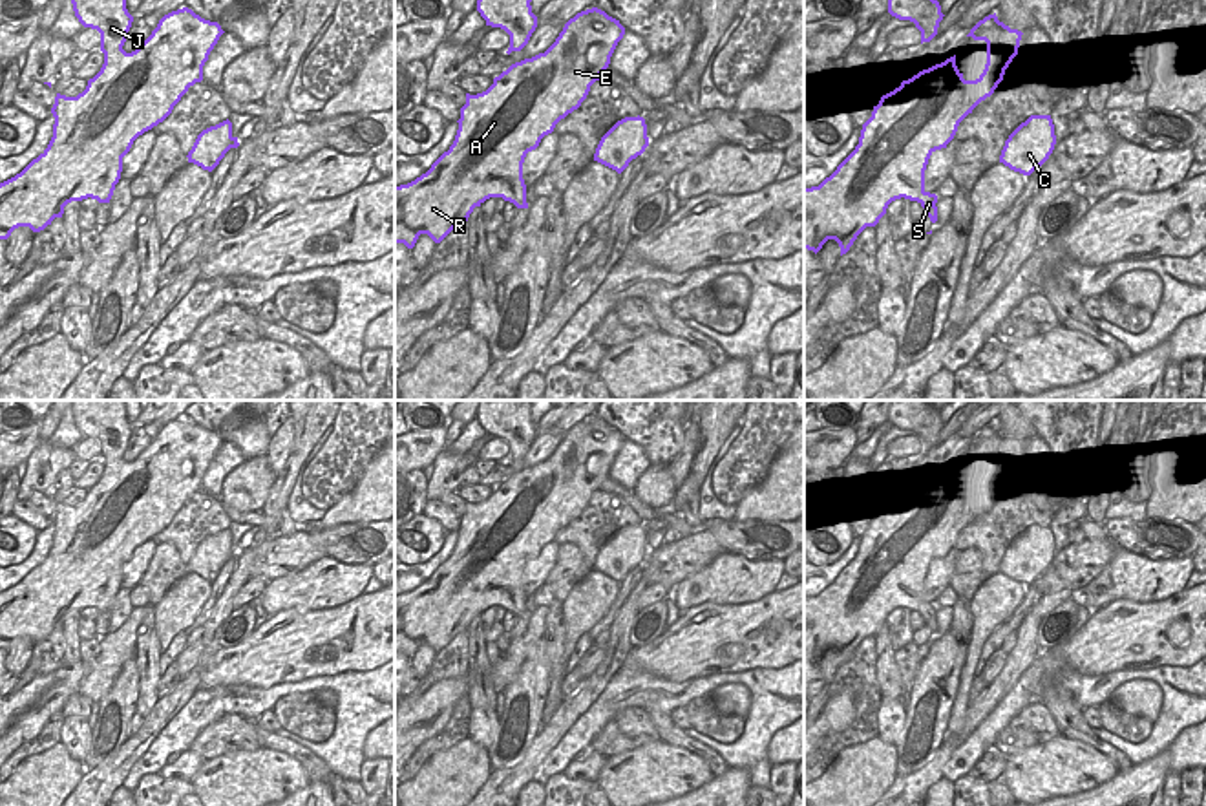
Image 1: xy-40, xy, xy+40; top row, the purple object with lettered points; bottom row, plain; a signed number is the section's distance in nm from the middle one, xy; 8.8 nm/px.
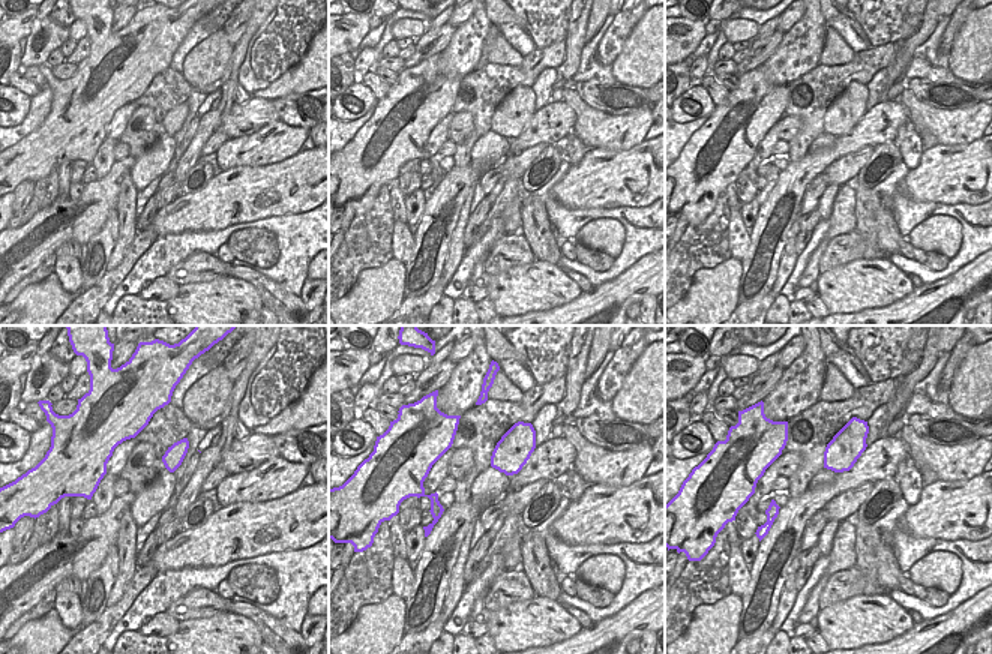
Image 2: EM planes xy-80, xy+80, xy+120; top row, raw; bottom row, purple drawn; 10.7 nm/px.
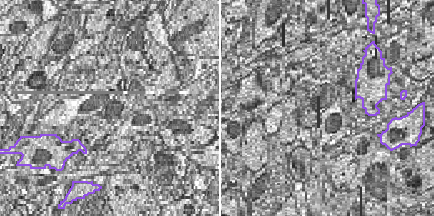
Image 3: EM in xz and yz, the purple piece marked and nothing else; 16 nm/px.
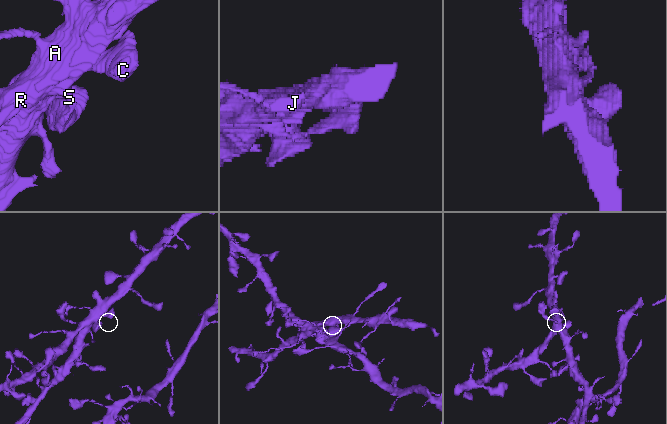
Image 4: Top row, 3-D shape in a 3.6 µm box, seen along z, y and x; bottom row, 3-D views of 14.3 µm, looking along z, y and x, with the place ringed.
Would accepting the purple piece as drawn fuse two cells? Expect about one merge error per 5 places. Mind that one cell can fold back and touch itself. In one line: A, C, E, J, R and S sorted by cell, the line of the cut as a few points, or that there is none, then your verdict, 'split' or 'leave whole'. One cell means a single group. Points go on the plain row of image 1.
groups A C E J R S; cut none; leave whole

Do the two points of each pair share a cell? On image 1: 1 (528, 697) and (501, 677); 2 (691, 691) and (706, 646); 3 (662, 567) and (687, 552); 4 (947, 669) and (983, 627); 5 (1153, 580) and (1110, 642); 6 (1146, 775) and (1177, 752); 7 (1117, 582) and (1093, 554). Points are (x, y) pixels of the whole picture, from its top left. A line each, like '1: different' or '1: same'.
1: different
2: different
3: same
4: different
5: different
6: same
7: different

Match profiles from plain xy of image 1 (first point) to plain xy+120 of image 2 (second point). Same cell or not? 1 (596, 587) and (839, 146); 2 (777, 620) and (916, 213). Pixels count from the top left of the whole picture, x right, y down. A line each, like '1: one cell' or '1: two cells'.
1: two cells
2: two cells

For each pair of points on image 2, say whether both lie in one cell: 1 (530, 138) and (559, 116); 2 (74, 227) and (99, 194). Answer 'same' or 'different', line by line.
1: same
2: same

